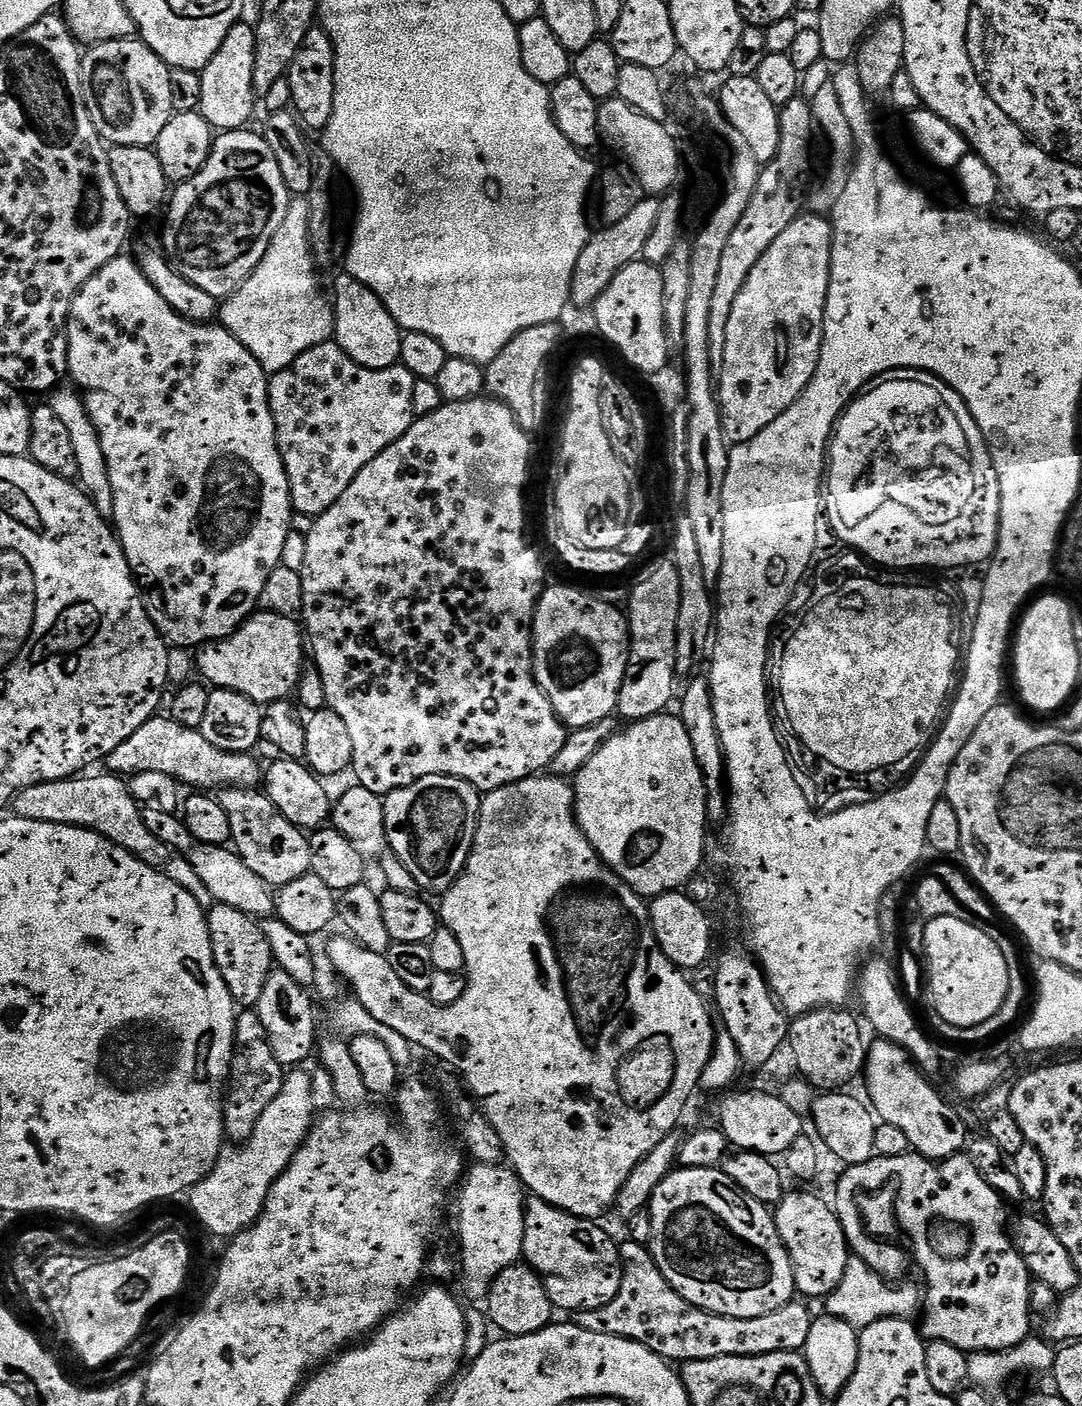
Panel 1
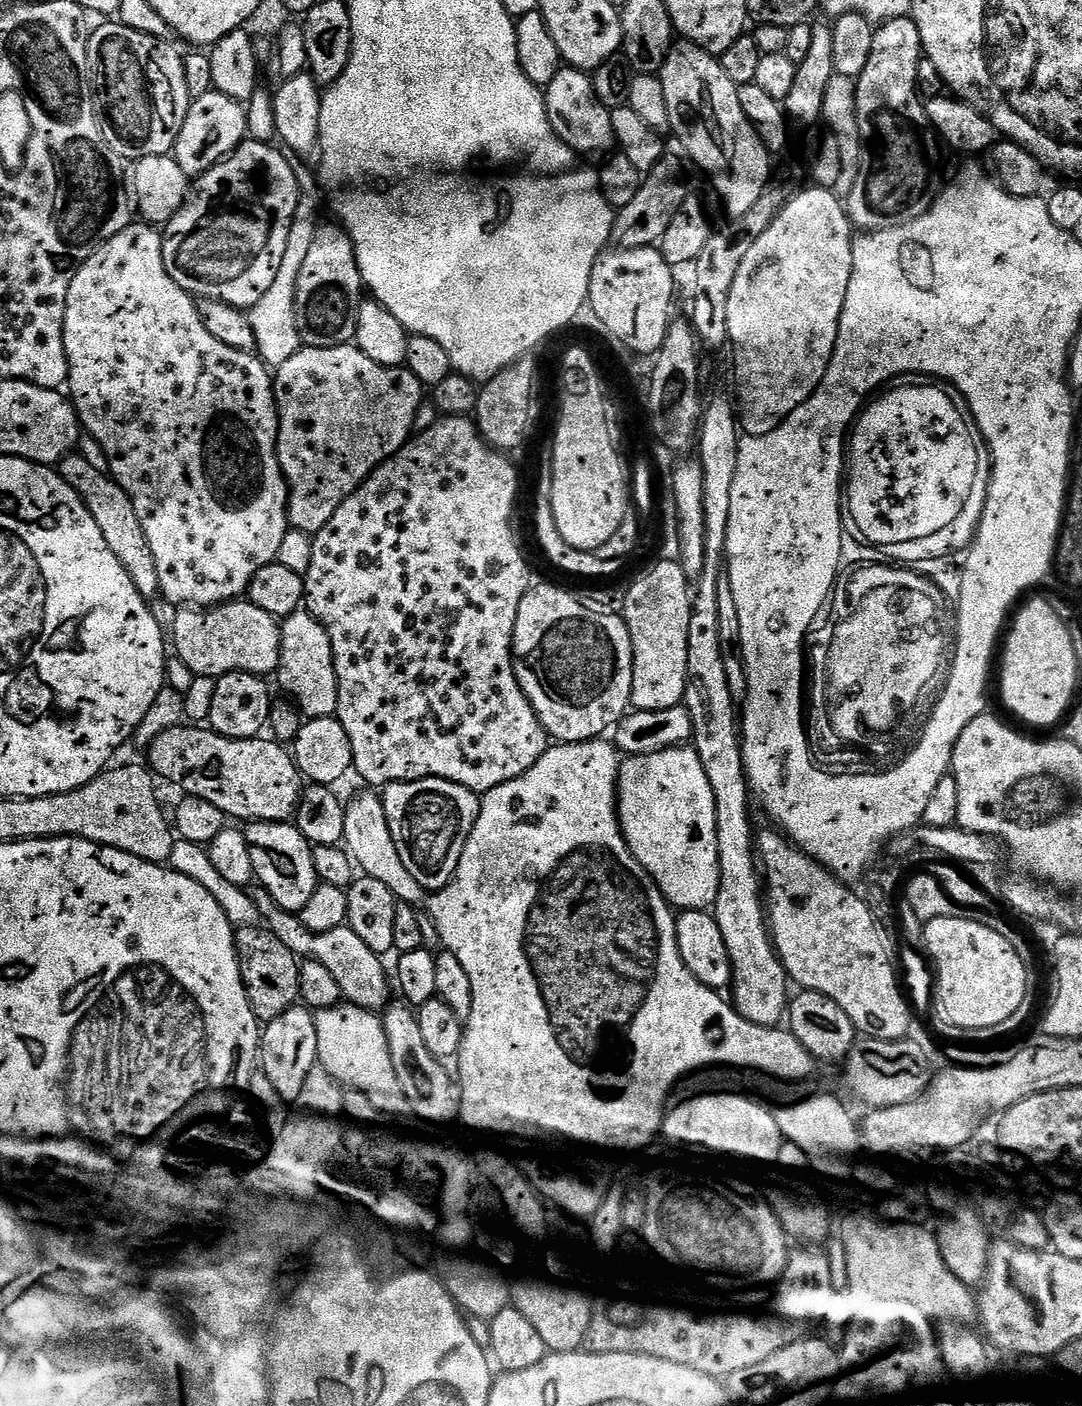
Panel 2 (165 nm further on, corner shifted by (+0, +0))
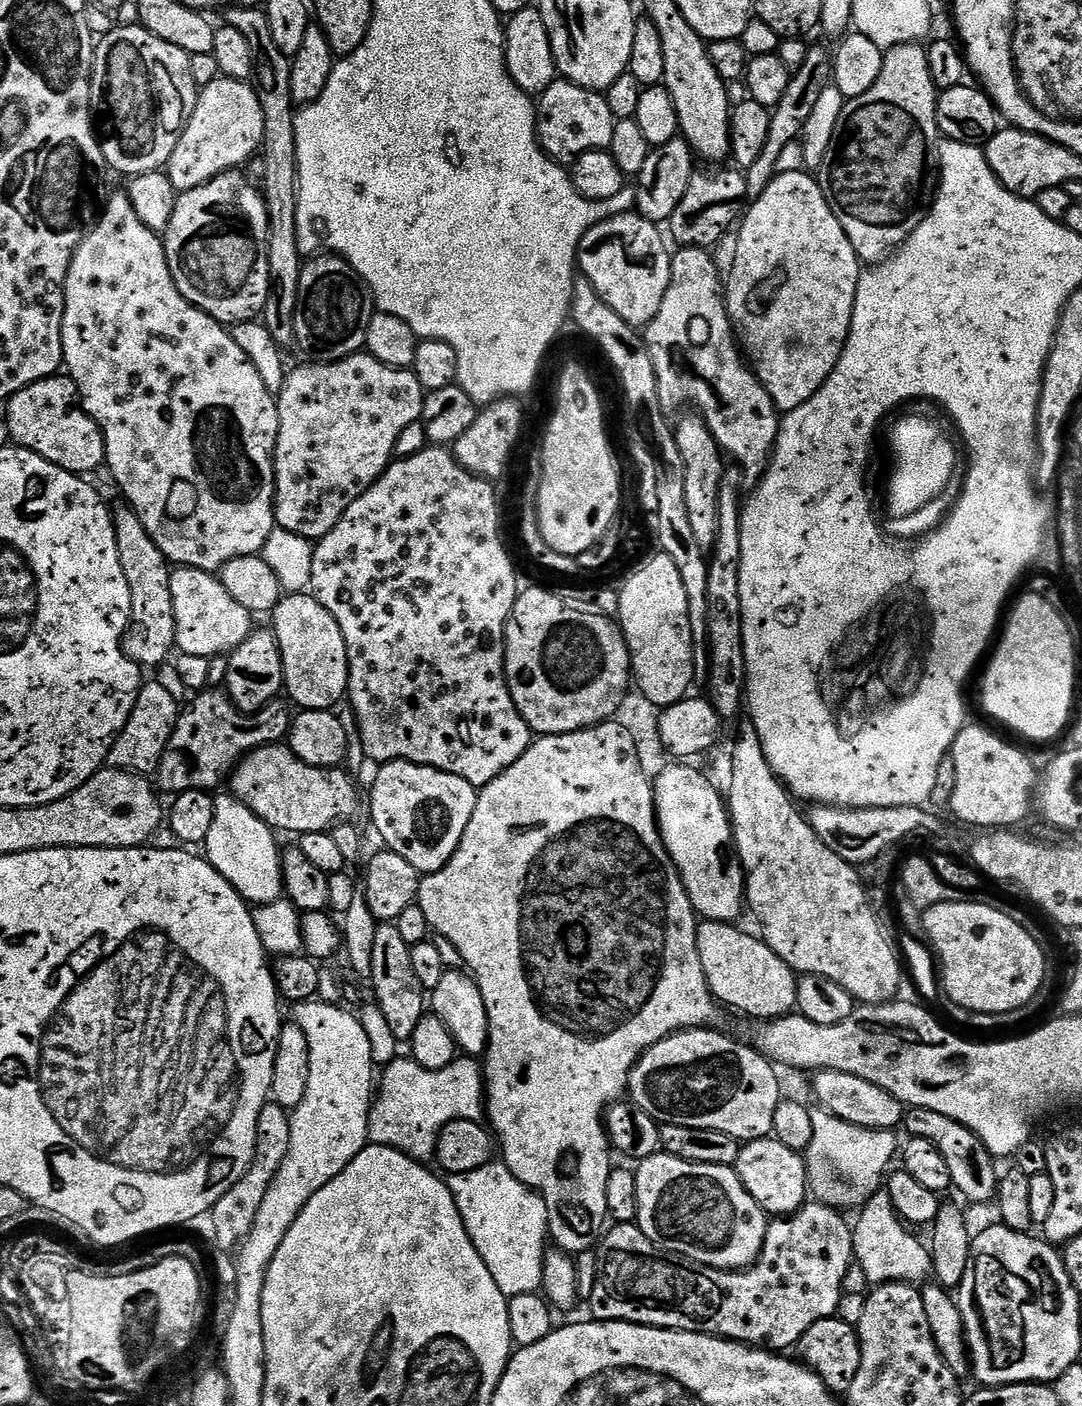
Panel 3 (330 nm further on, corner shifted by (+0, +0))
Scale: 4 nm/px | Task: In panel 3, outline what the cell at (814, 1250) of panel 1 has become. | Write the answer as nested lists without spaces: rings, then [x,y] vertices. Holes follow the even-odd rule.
[[[772,1136],[741,1143],[734,1167],[750,1198],[754,1198],[754,1202],[758,1202],[758,1206],[762,1206],[769,1217],[791,1216],[804,1207],[809,1199],[808,1165],[805,1157],[790,1150],[790,1146],[782,1146],[782,1142]]]

